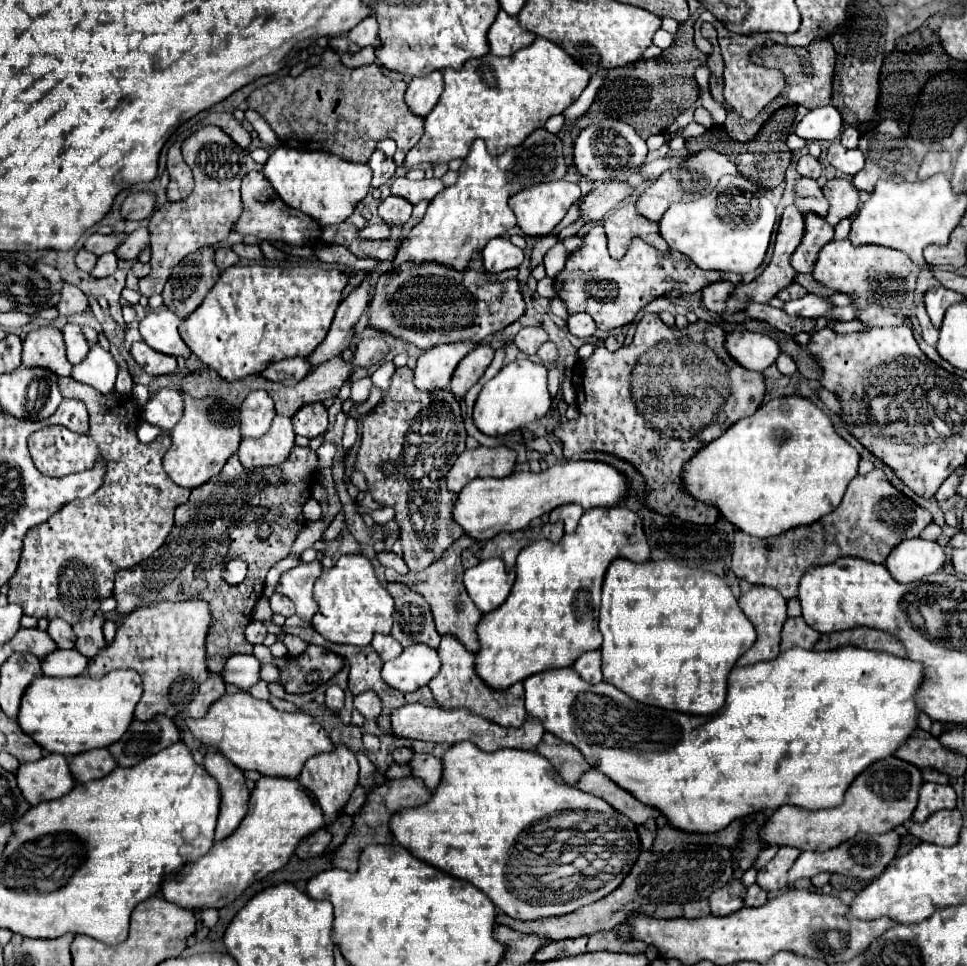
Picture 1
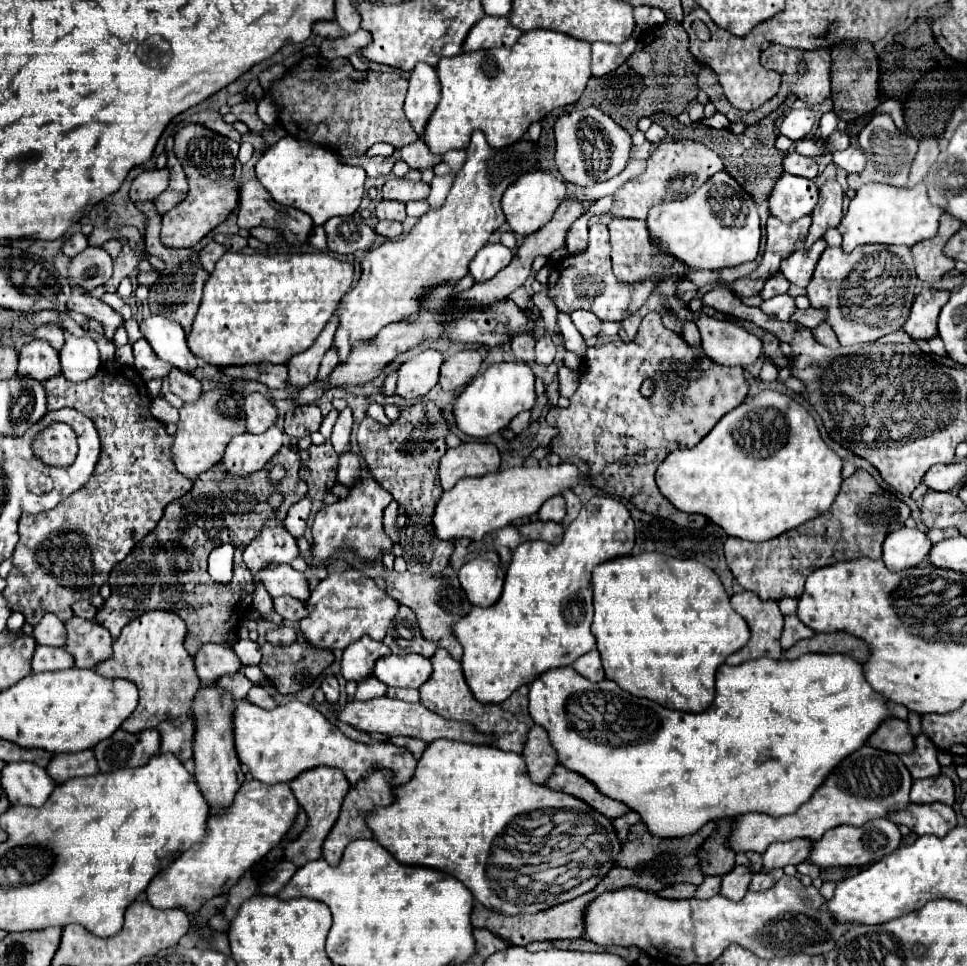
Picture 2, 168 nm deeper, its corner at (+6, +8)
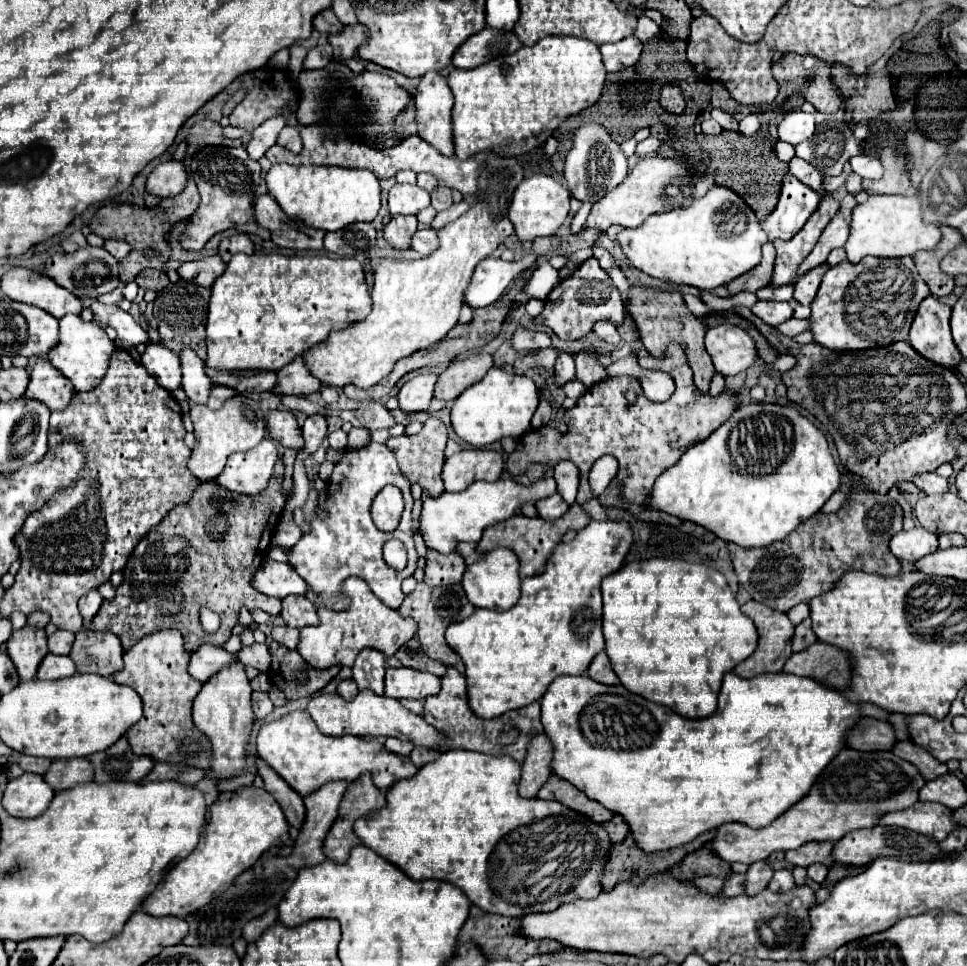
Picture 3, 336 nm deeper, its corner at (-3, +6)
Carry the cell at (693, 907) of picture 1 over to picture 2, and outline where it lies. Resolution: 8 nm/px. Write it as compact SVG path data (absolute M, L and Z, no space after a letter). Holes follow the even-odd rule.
M705 877L703 883L697 887L695 897L697 899L711 899L715 895L719 895L721 891L721 877Z

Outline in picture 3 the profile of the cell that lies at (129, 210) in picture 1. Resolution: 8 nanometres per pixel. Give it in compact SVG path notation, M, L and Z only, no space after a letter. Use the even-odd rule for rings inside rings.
M180 161L160 163L146 181L146 191L156 197L174 197L186 187L186 171Z

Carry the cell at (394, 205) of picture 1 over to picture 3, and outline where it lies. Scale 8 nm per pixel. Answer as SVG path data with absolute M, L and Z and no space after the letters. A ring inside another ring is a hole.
M392 215L390 223L384 225L384 239L394 247L410 247L410 237L416 231L416 217L414 215Z

